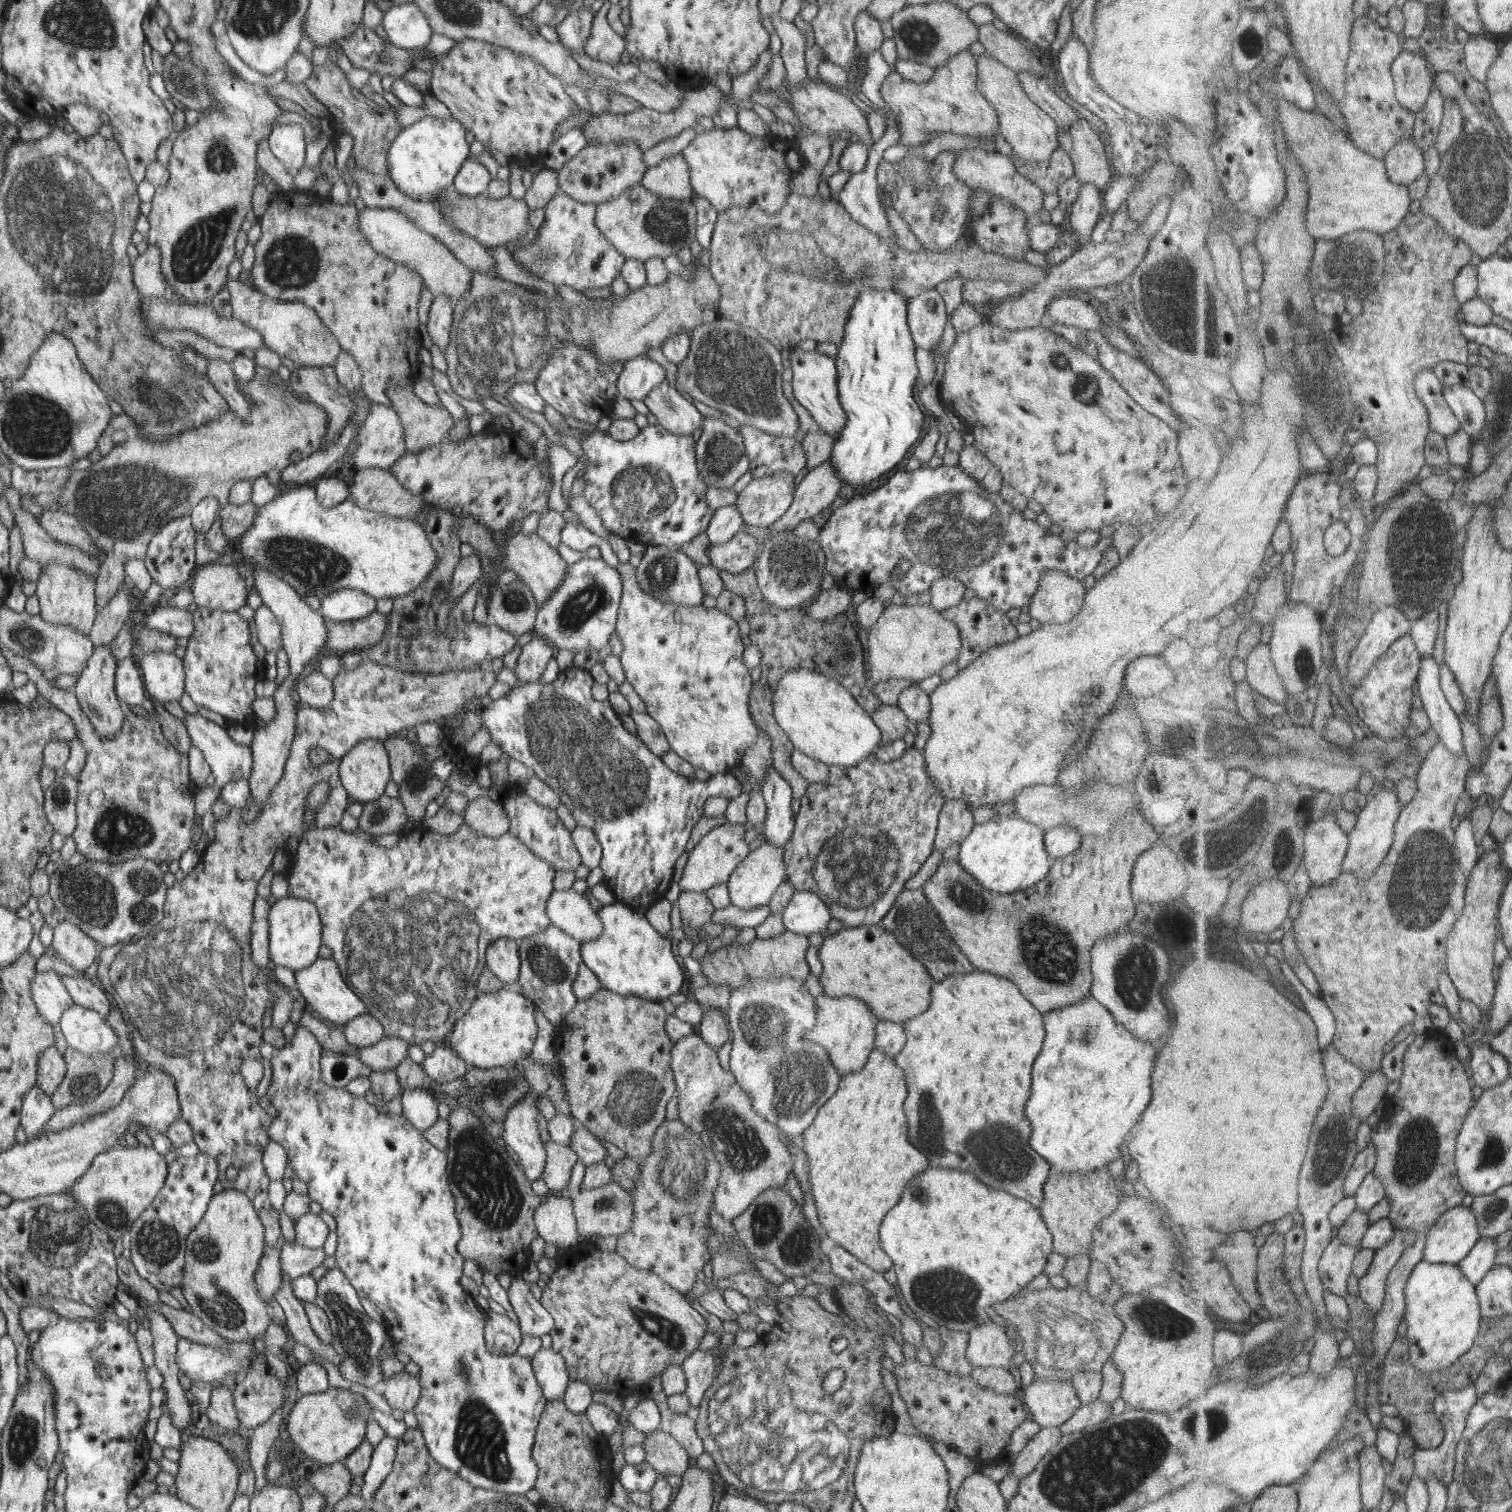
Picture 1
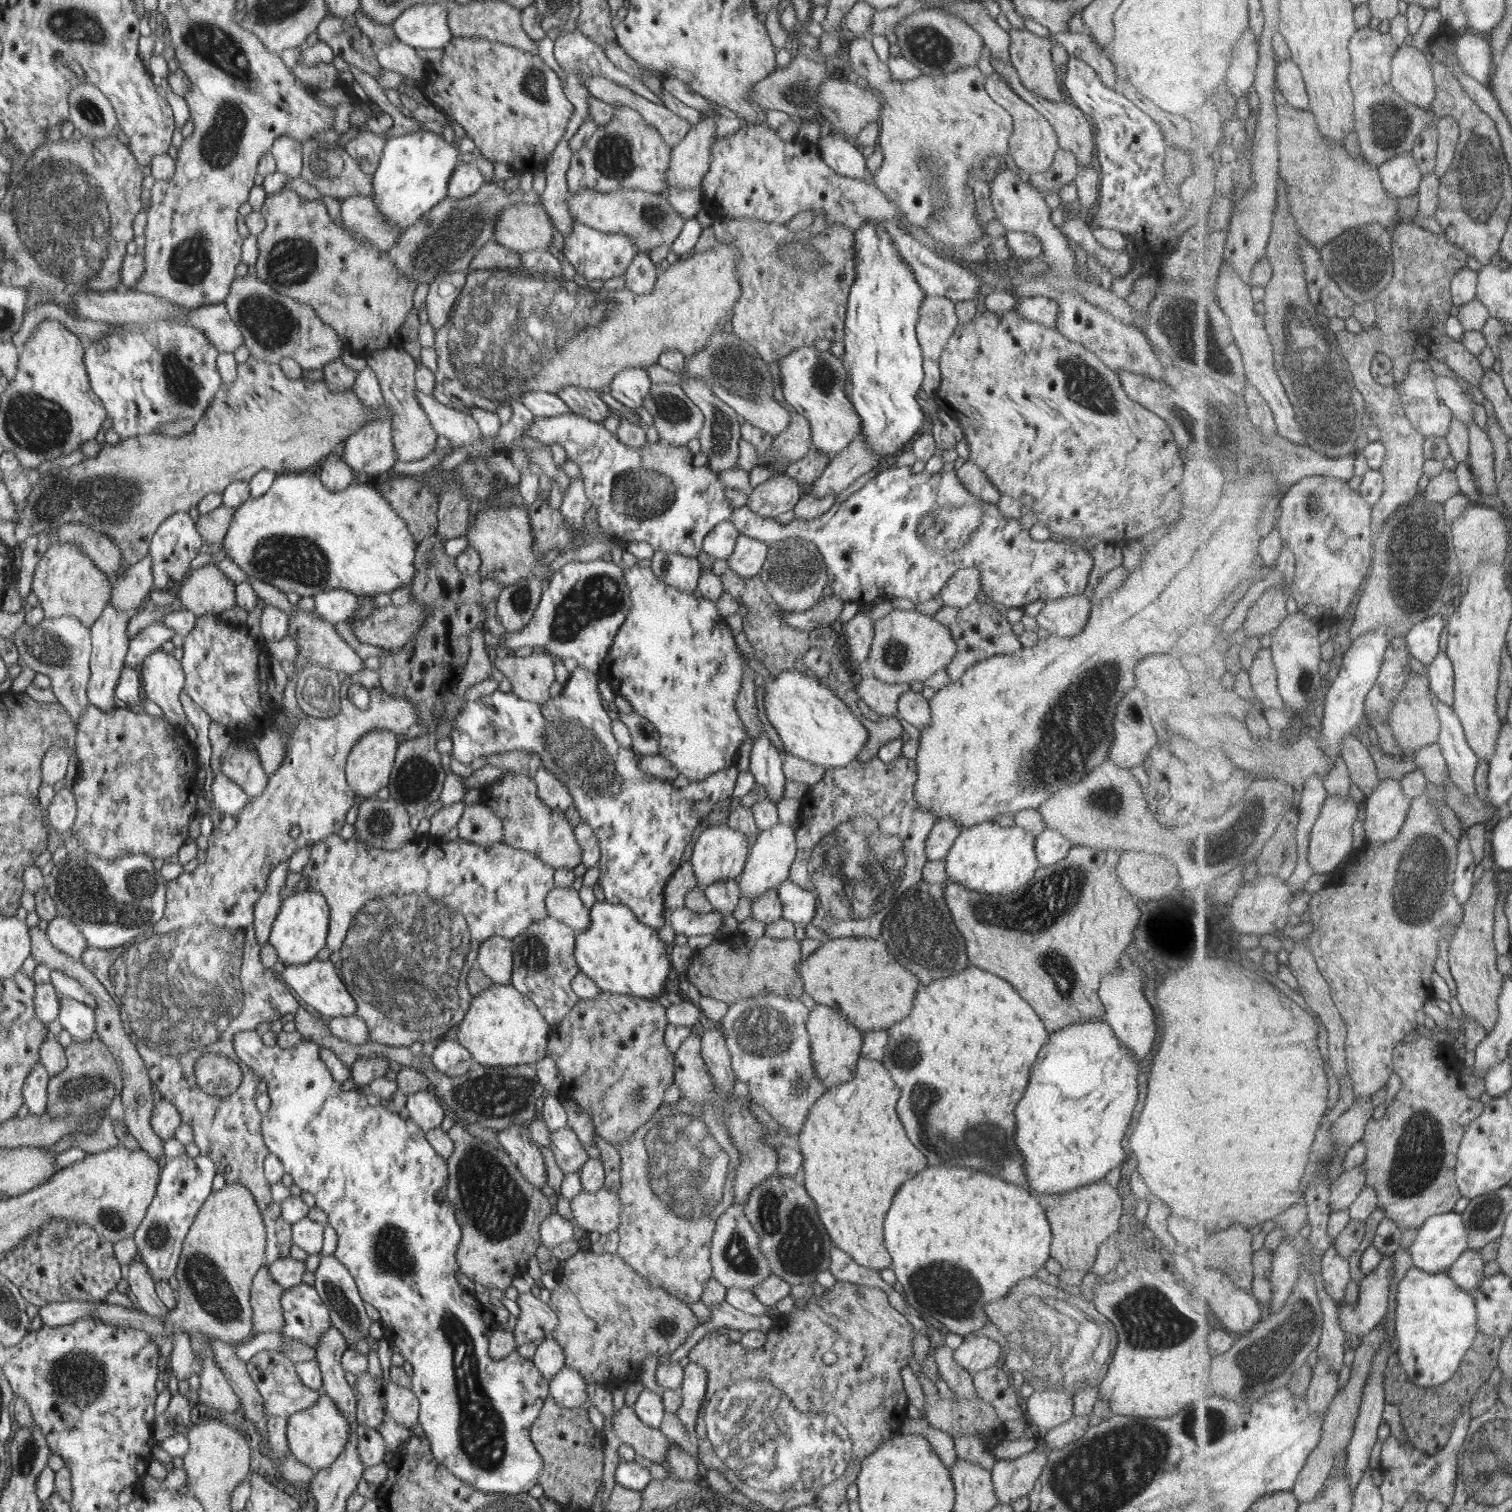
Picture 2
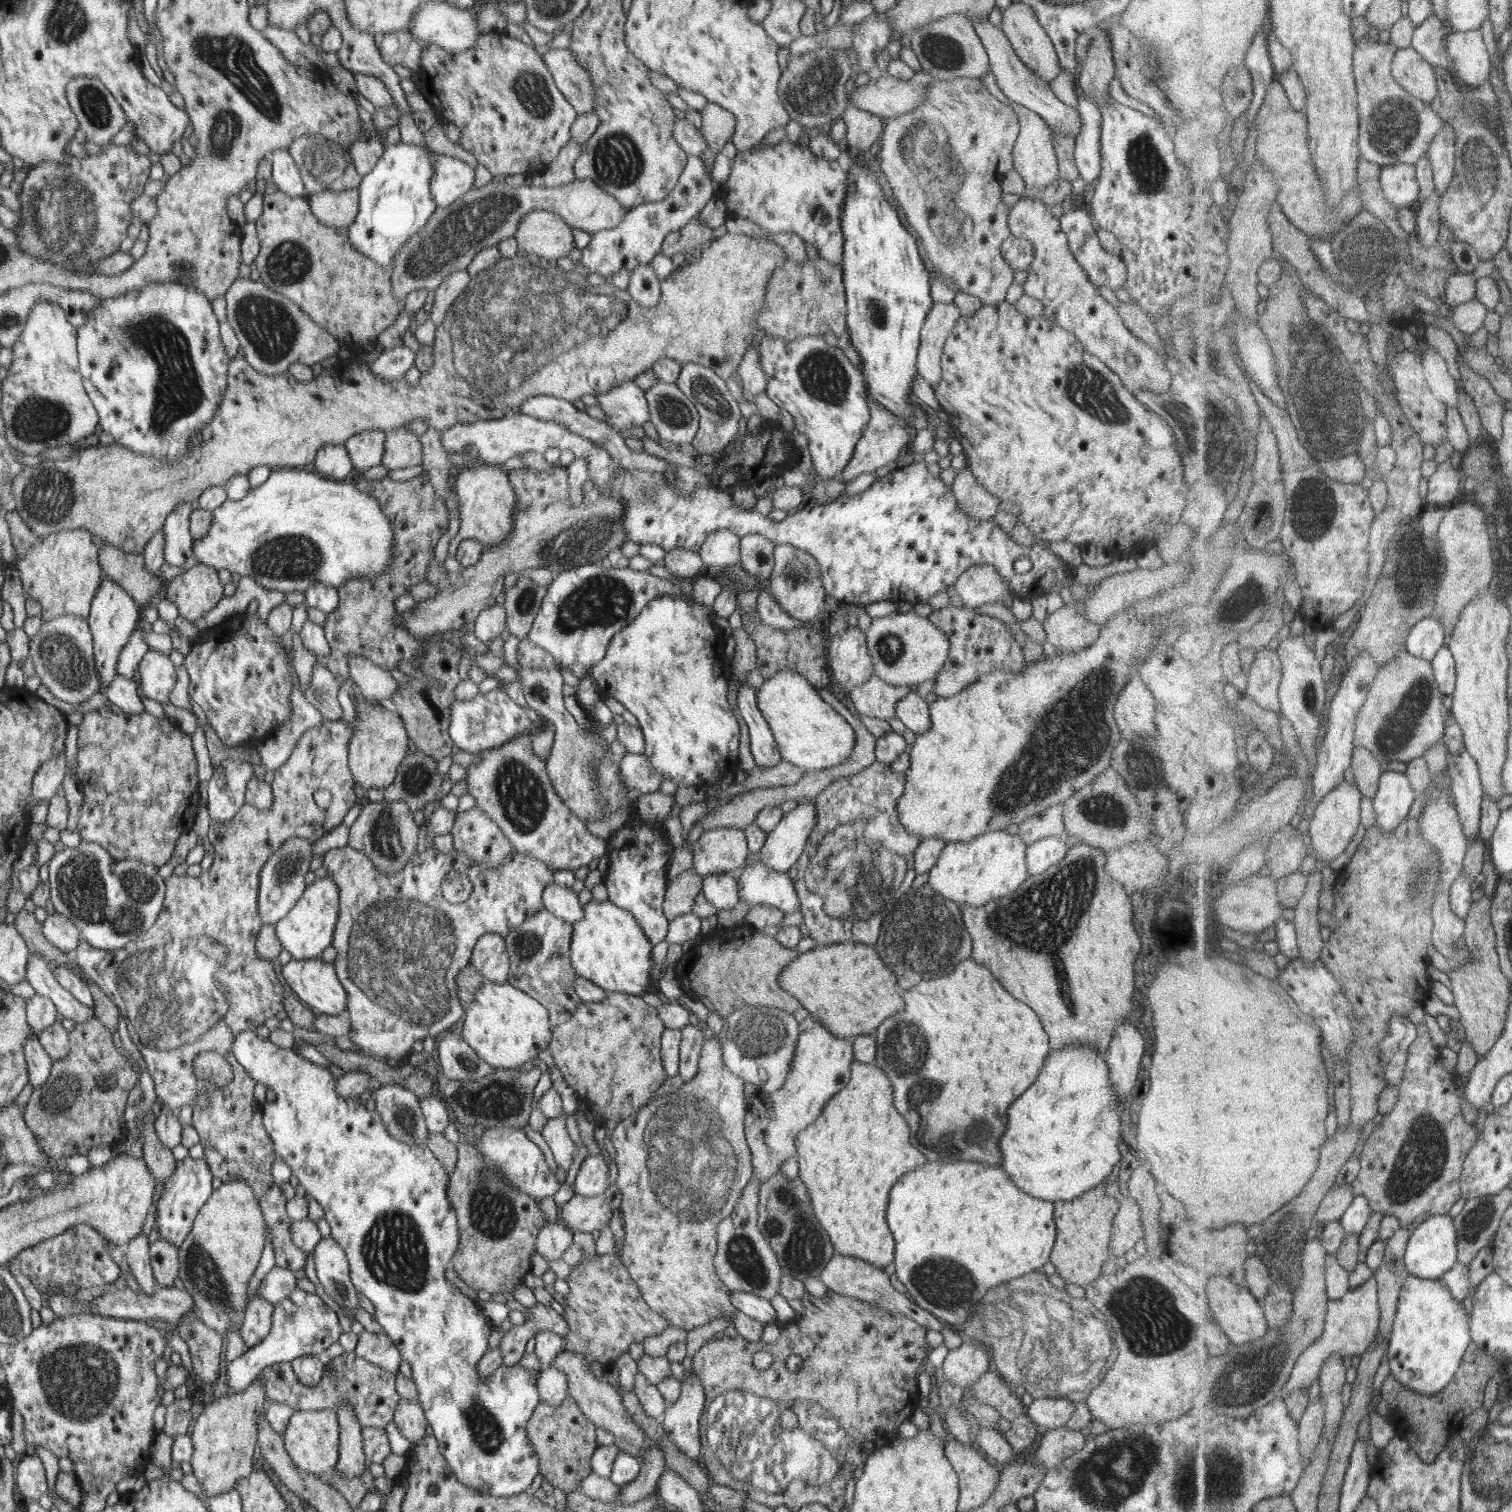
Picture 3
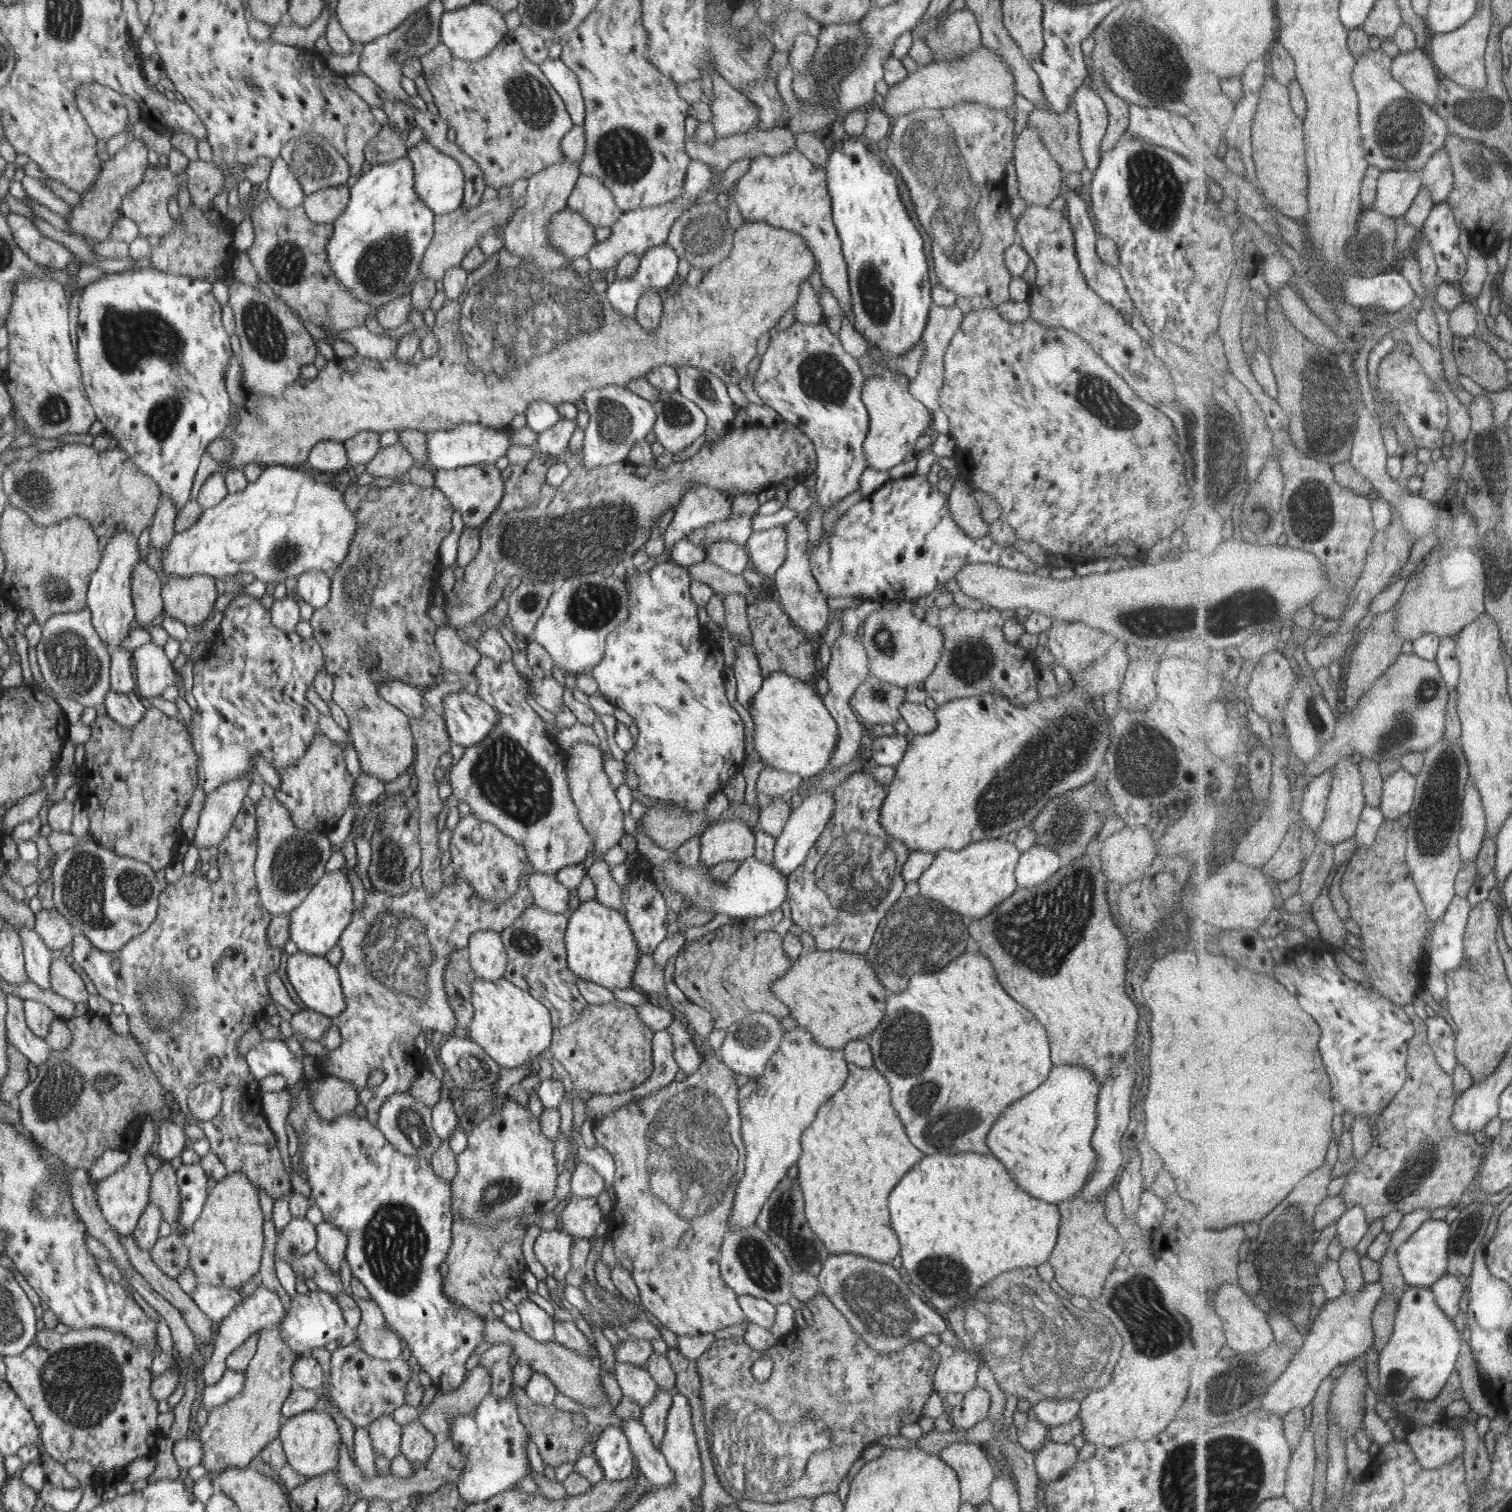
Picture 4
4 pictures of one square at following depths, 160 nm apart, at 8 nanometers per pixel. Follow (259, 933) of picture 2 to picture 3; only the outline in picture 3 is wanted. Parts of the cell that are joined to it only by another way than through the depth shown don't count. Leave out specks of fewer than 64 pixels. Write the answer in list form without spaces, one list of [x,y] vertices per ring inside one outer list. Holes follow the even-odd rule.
[[[285,840],[279,850],[269,856],[268,862],[261,867],[260,896],[257,901],[257,909],[260,910],[260,920],[263,924],[275,924],[292,911],[292,906],[307,887],[305,874],[309,872],[312,857],[312,842],[309,840],[307,840],[307,852],[297,852],[297,842],[289,844],[289,840]]]

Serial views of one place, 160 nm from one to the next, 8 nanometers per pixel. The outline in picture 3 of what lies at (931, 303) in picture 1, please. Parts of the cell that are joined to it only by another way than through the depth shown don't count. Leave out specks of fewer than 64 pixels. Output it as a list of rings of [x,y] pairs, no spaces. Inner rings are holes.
[[[932,302],[919,332],[916,352],[917,374],[933,387],[941,377],[940,357],[945,340],[949,337],[960,310],[952,303]]]

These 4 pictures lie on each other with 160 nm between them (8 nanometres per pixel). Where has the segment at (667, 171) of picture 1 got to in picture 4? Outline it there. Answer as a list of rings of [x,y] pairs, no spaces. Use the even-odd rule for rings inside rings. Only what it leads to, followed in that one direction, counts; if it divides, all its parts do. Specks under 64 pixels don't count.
[[[717,73],[710,74],[712,82],[712,99],[709,100],[708,105],[712,114],[710,123],[717,137],[731,136],[732,134],[739,134],[747,132],[755,128],[758,121],[758,112],[753,104],[743,96],[740,92],[733,88],[729,83],[725,82],[721,75]]]

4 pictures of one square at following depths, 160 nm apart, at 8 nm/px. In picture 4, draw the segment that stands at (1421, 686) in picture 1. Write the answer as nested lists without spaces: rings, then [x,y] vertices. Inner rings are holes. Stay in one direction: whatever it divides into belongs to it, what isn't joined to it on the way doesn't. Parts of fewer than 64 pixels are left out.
[[[1473,776],[1469,779],[1465,791],[1461,824],[1463,825],[1460,834],[1461,855],[1464,862],[1476,862],[1488,836],[1488,819],[1481,792],[1477,789]]]

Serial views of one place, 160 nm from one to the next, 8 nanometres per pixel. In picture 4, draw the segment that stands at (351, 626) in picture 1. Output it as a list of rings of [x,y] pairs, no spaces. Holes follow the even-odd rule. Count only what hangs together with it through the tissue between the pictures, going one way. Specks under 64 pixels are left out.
[[[783,420],[778,421],[775,425],[773,425],[773,428],[731,428],[731,430],[723,436],[723,440],[721,440],[721,442],[717,440],[717,442],[715,442],[715,444],[711,444],[710,447],[702,446],[699,450],[697,450],[697,454],[695,454],[695,456],[692,455],[690,458],[681,462],[671,462],[664,469],[652,467],[651,464],[635,465],[627,462],[626,460],[608,464],[607,466],[585,468],[582,466],[582,455],[580,451],[579,453],[573,452],[573,454],[570,454],[570,452],[566,449],[563,454],[557,455],[553,458],[549,455],[538,453],[537,450],[535,450],[533,457],[527,463],[508,464],[505,468],[500,470],[503,483],[502,497],[500,498],[499,504],[497,504],[497,508],[493,509],[493,512],[489,514],[489,516],[485,519],[484,524],[478,529],[479,548],[476,555],[473,557],[473,560],[471,560],[471,562],[464,567],[465,571],[463,572],[461,581],[457,582],[454,580],[454,587],[452,588],[451,597],[447,597],[447,599],[444,597],[445,603],[443,603],[443,610],[446,619],[445,624],[441,626],[451,627],[452,629],[460,629],[468,623],[475,621],[476,618],[481,616],[481,614],[485,612],[487,613],[489,608],[492,608],[501,596],[503,596],[504,589],[508,585],[509,579],[513,576],[527,581],[556,584],[560,580],[576,575],[602,571],[602,569],[611,563],[619,563],[623,557],[633,556],[633,554],[635,554],[637,550],[643,548],[645,542],[652,537],[652,526],[658,522],[658,518],[660,518],[661,514],[663,514],[663,512],[665,512],[665,510],[667,510],[670,506],[678,506],[680,498],[682,498],[682,494],[686,492],[686,488],[688,488],[690,484],[694,484],[694,486],[706,486],[707,488],[713,488],[723,493],[729,493],[733,494],[733,496],[737,496],[737,494],[753,493],[755,491],[761,492],[771,486],[773,487],[778,483],[782,483],[783,480],[787,478],[793,477],[796,478],[798,482],[802,482],[808,474],[810,474],[810,472],[814,472],[815,467],[816,454],[814,453],[813,447],[808,439],[800,431],[795,429],[793,425]],[[555,462],[557,464],[565,464],[568,466],[568,475],[565,476],[564,480],[561,480],[561,484],[557,484],[557,487],[545,483],[545,472],[547,472],[547,468],[549,468],[551,464],[555,464]]]

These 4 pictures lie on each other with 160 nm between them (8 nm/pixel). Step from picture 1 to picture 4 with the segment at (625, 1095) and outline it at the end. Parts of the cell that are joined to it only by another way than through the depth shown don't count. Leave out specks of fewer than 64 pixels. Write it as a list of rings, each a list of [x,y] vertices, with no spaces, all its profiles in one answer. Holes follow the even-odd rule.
[[[617,999],[599,1005],[586,1004],[578,1020],[561,1028],[552,1027],[549,1051],[569,1075],[574,1092],[590,1092],[592,1095],[612,1095],[638,1087],[652,1071],[651,1045],[653,1030],[645,1026],[637,1016],[634,1005]]]

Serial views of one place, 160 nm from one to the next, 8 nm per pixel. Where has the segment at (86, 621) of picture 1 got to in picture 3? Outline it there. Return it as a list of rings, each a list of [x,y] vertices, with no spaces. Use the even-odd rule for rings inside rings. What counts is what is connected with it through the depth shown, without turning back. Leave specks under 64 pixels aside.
[[[15,510],[5,513],[8,533],[16,554],[17,569],[25,598],[39,602],[40,619],[48,621],[61,615],[75,615],[86,619],[95,592],[102,583],[97,545],[91,541],[87,529],[65,529],[44,537],[34,534]]]

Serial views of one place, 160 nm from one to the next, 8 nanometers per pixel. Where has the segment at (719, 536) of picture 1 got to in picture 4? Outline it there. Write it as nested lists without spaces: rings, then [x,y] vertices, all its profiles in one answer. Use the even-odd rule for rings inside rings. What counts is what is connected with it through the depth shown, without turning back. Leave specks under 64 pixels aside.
[[[717,540],[707,545],[707,558],[711,563],[715,563],[719,568],[726,570],[731,575],[739,575],[747,566],[748,554],[745,547],[733,544],[729,540]]]

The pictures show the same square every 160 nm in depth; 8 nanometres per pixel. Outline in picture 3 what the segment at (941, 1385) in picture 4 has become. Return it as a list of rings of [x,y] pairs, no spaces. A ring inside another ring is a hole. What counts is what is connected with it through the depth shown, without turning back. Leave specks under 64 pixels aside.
[[[975,1343],[963,1344],[947,1351],[942,1362],[941,1379],[949,1384],[969,1388],[989,1369],[987,1348]]]

